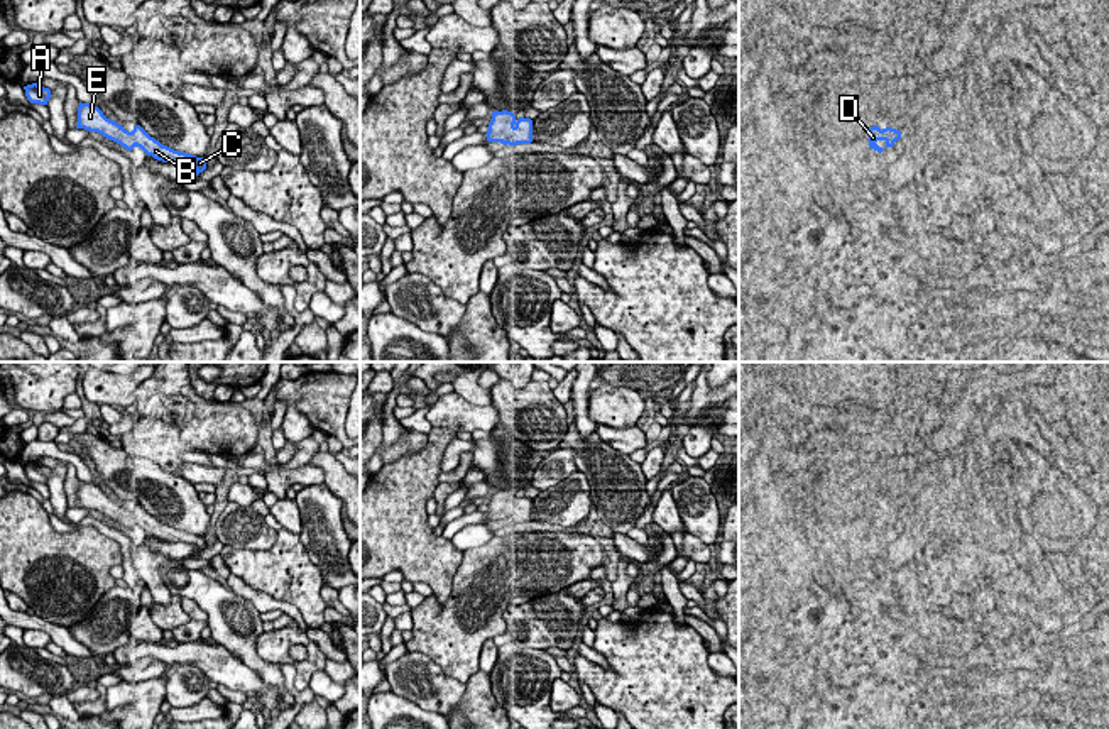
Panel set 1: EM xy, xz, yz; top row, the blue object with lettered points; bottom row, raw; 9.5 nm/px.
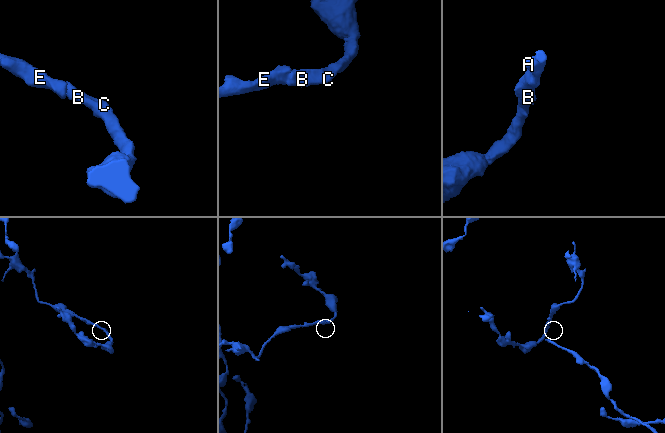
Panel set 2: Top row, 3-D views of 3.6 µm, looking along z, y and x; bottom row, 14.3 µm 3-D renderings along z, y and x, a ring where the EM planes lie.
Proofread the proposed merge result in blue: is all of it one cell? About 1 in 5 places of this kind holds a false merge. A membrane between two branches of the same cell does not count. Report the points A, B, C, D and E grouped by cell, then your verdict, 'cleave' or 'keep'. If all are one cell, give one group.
A B C D E; keep

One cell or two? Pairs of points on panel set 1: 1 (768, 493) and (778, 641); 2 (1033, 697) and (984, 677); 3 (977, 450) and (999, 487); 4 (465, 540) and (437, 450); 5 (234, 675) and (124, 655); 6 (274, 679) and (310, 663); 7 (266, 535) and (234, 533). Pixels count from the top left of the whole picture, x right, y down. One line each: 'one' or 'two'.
1: two
2: two
3: one
4: two
5: one
6: two
7: one

